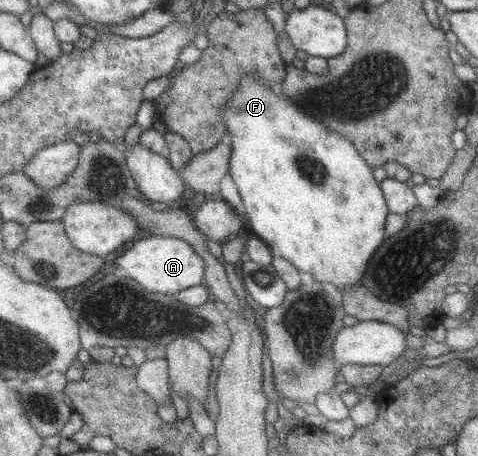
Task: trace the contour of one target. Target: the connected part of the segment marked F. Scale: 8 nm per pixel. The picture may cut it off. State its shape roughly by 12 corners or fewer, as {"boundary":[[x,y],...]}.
{"boundary":[[278,85],[222,107],[253,235],[334,295],[388,237],[373,168]]}

